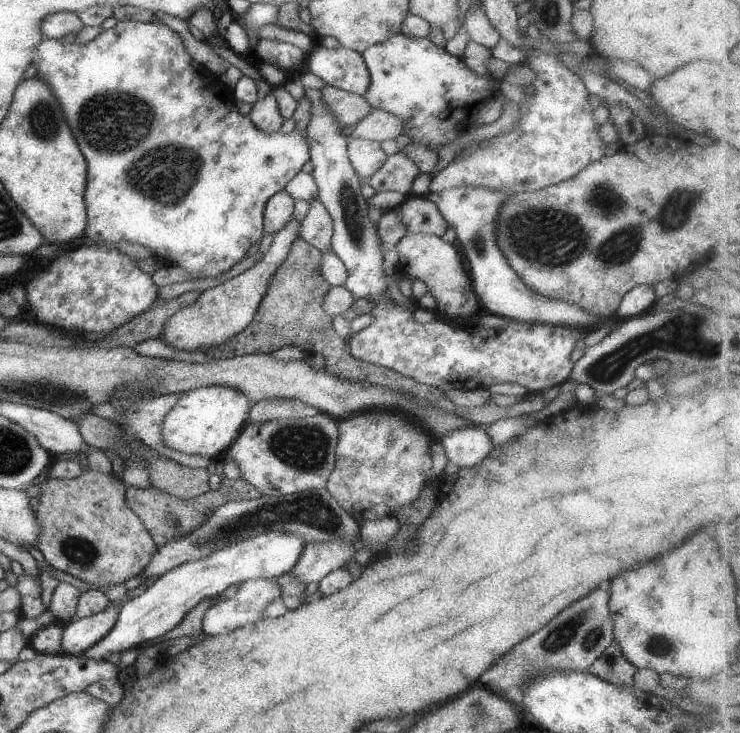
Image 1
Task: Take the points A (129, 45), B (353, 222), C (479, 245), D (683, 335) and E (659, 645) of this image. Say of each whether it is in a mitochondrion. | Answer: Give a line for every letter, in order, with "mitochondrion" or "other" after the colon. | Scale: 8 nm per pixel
A: other
B: mitochondrion
C: mitochondrion
D: mitochondrion
E: mitochondrion

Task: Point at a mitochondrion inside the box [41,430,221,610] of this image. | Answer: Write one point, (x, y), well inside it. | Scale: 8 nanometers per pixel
(81, 551)

